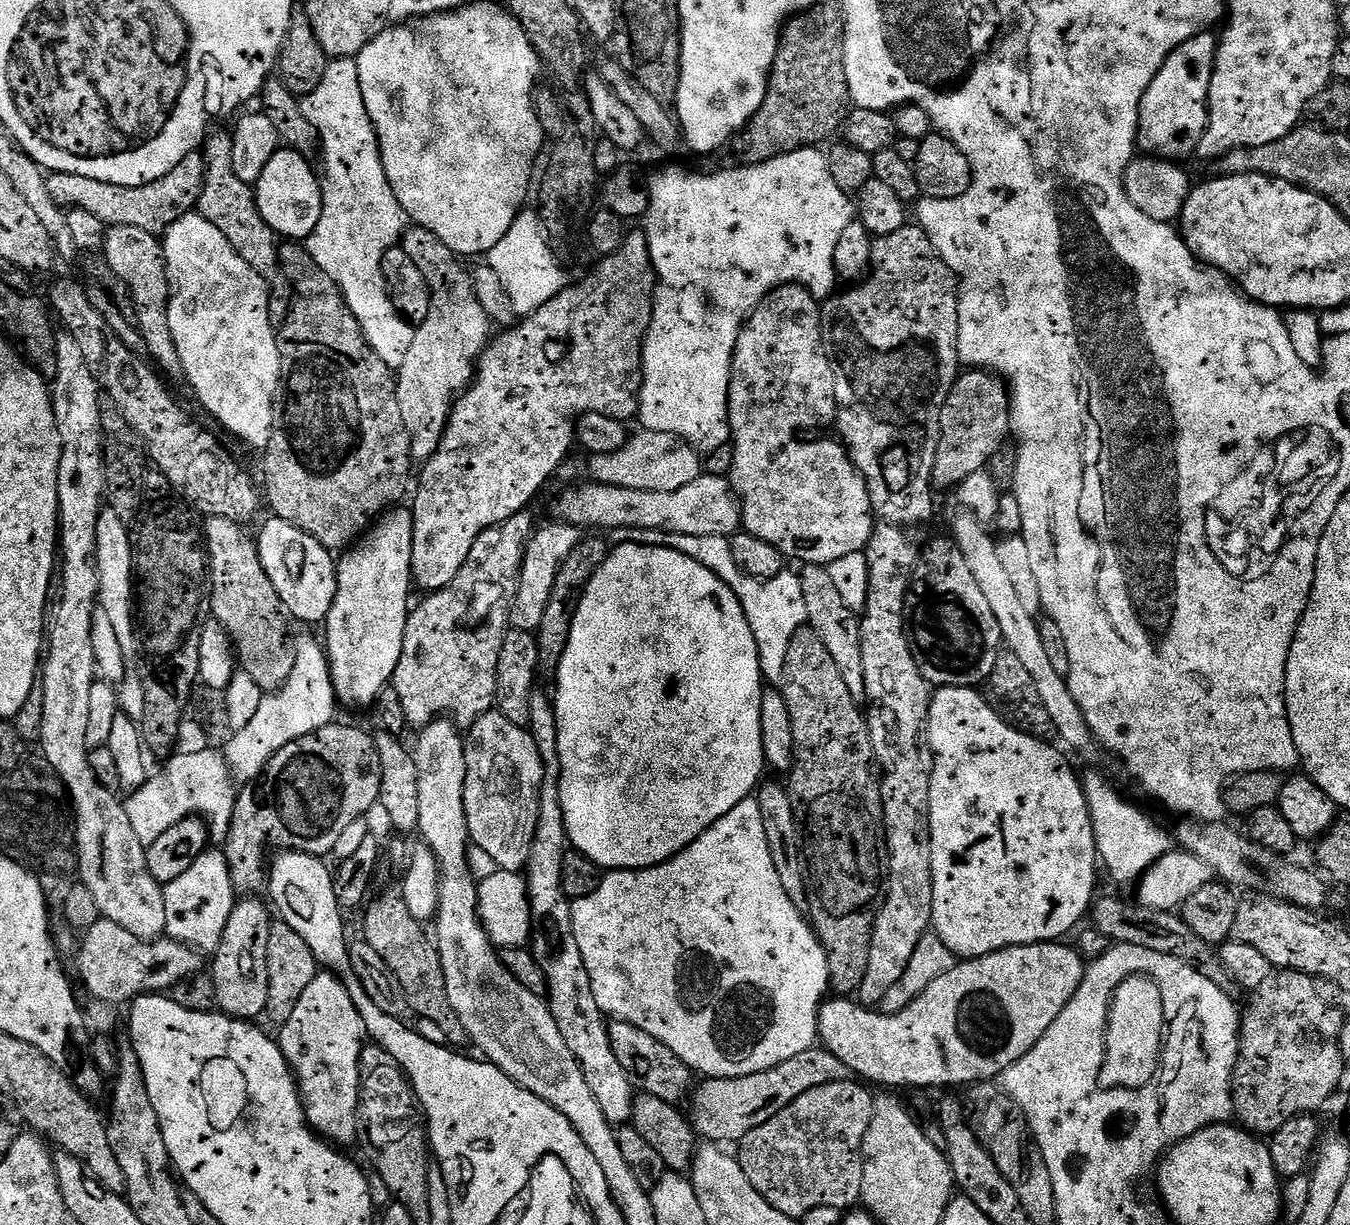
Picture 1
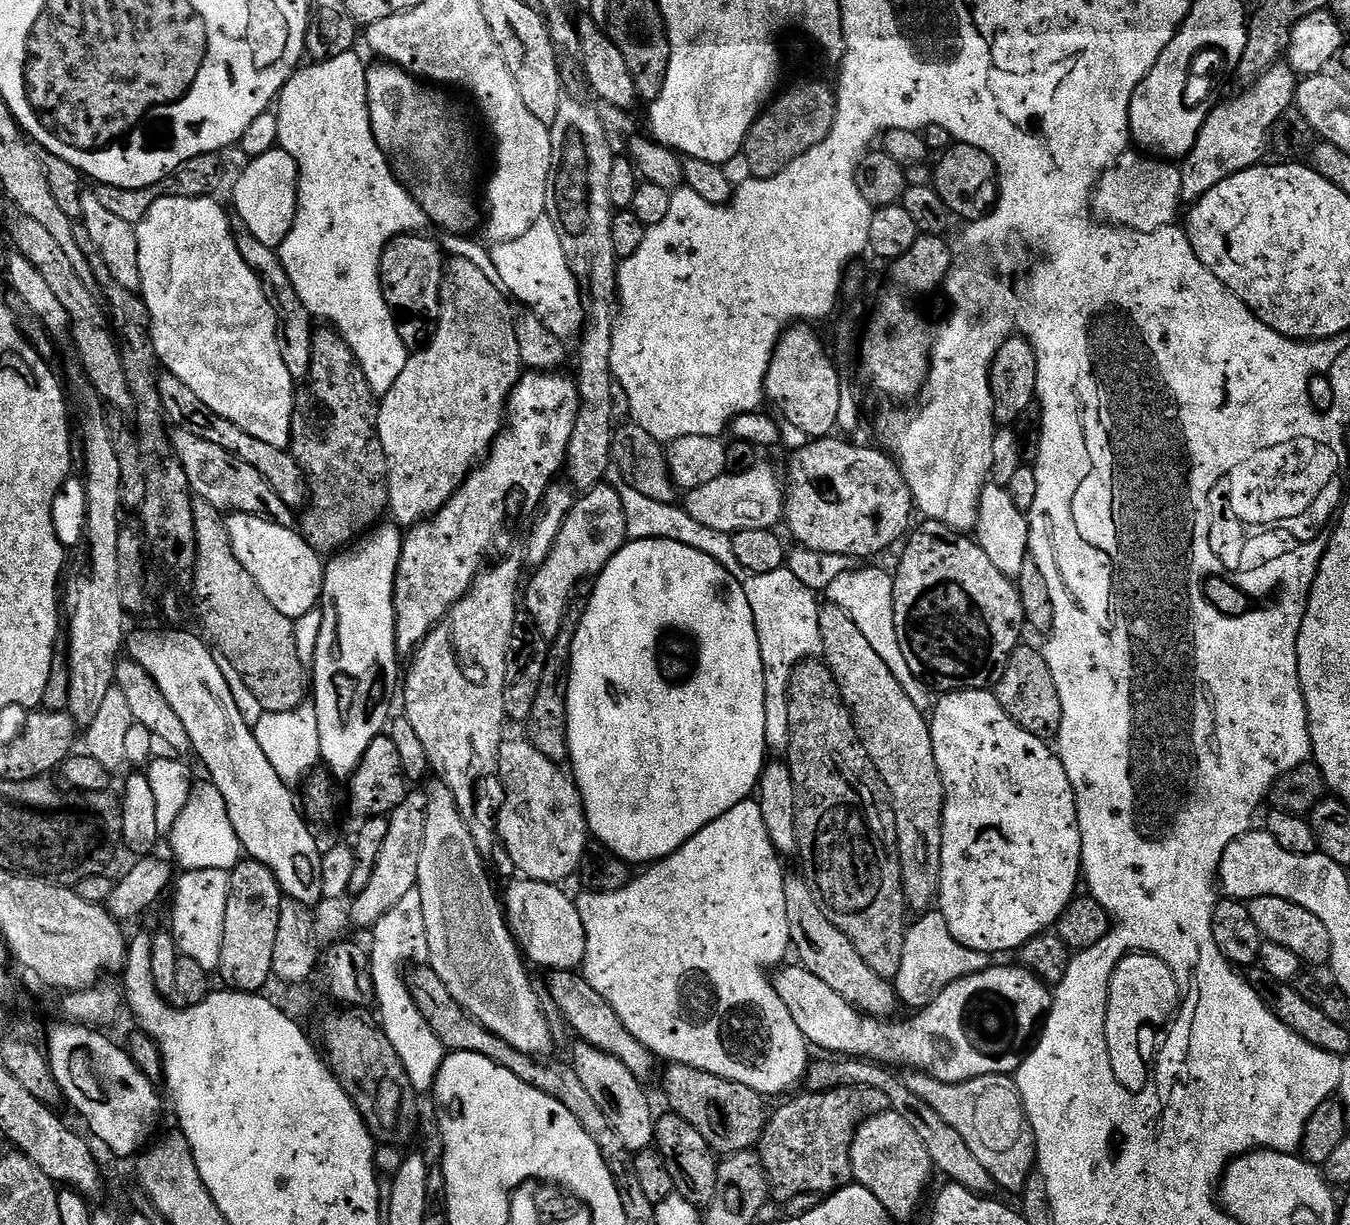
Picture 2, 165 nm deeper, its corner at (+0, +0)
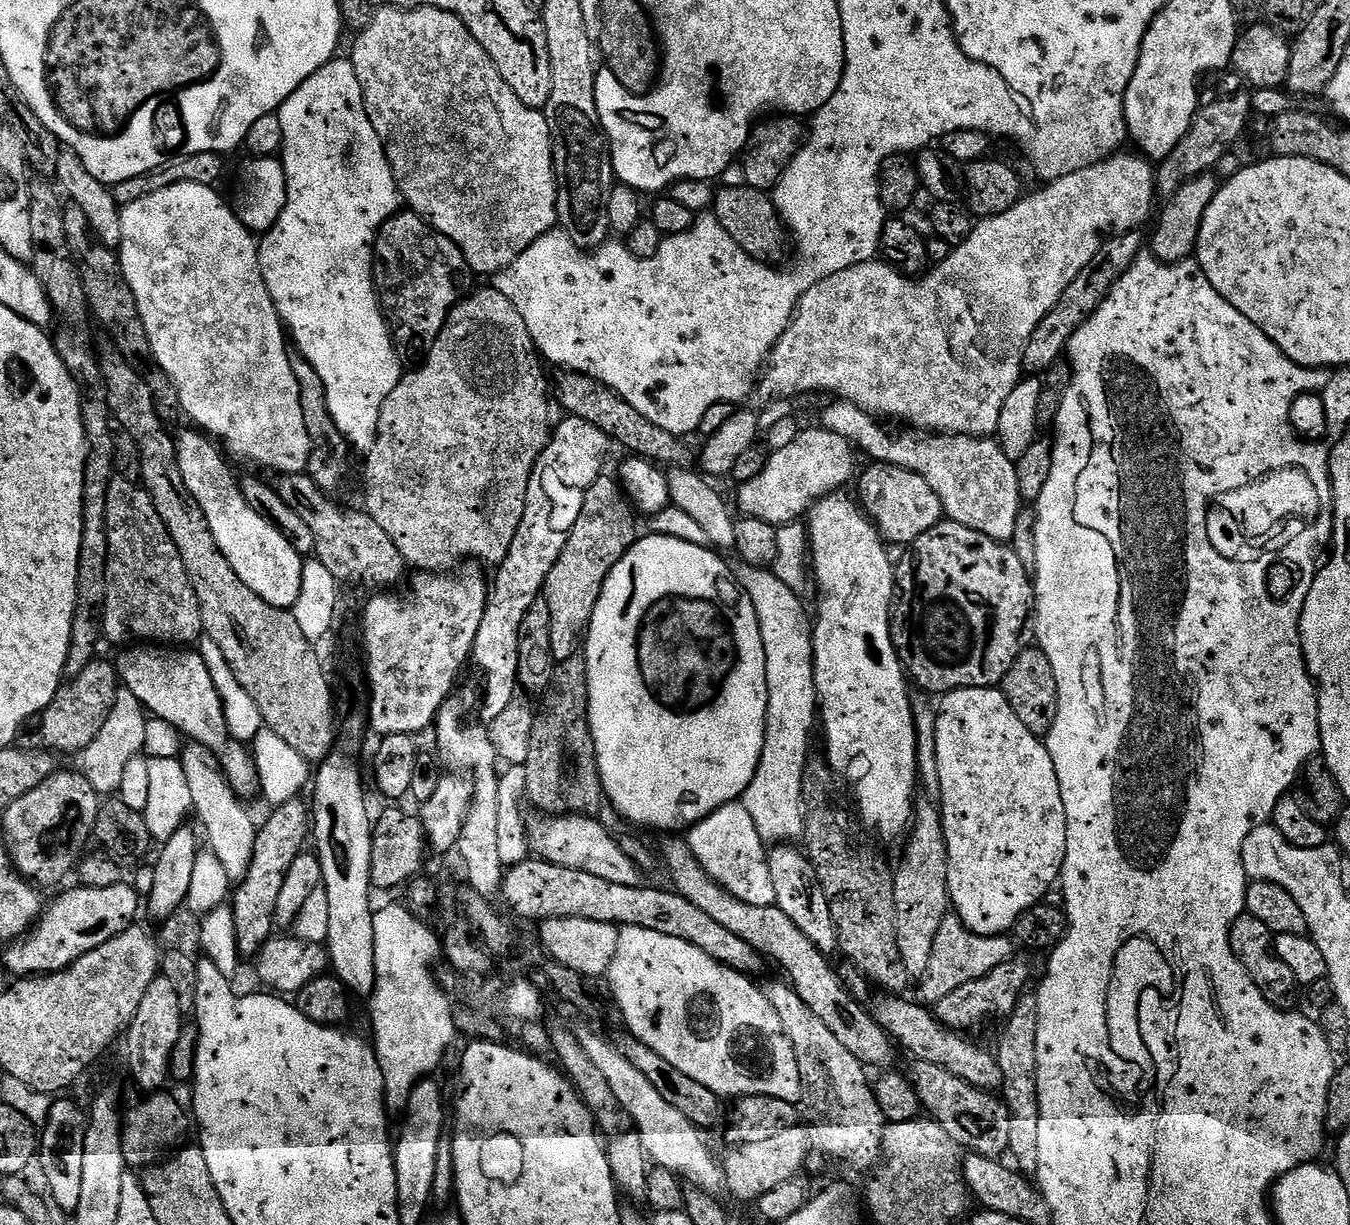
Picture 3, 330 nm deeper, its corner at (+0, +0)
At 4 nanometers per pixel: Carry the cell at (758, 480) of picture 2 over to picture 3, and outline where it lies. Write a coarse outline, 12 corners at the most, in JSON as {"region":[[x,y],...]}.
{"region":[[823,426],[773,451],[736,496],[777,526],[857,479],[857,449]]}

